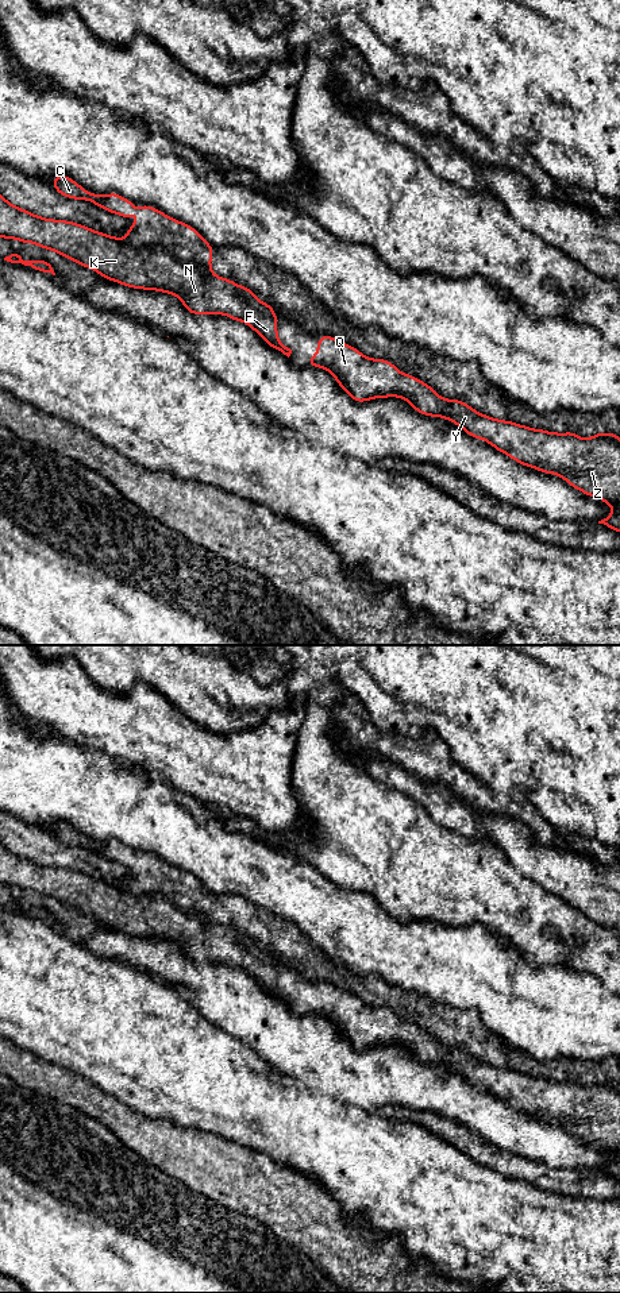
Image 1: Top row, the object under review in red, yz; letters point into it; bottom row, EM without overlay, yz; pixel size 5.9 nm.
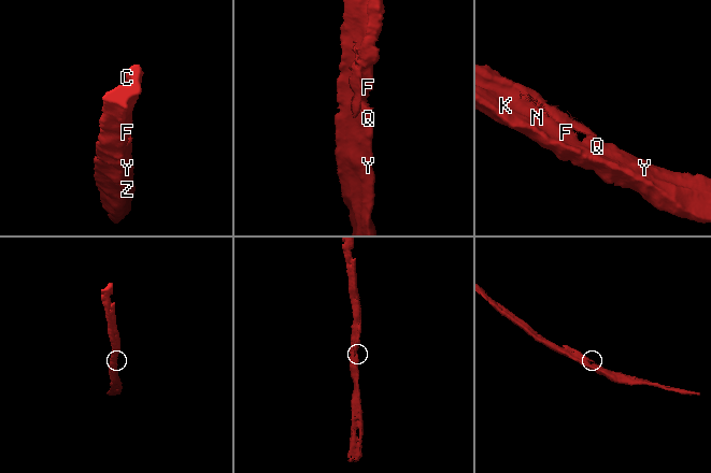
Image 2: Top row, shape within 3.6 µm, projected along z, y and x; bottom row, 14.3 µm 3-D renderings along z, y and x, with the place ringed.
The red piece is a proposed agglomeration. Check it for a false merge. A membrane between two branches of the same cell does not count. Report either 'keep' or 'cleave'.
cleave

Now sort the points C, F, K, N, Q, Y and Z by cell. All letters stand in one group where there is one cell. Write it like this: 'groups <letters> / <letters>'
groups C / F K N Q Y Z

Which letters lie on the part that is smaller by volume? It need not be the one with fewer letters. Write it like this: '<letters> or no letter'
C

